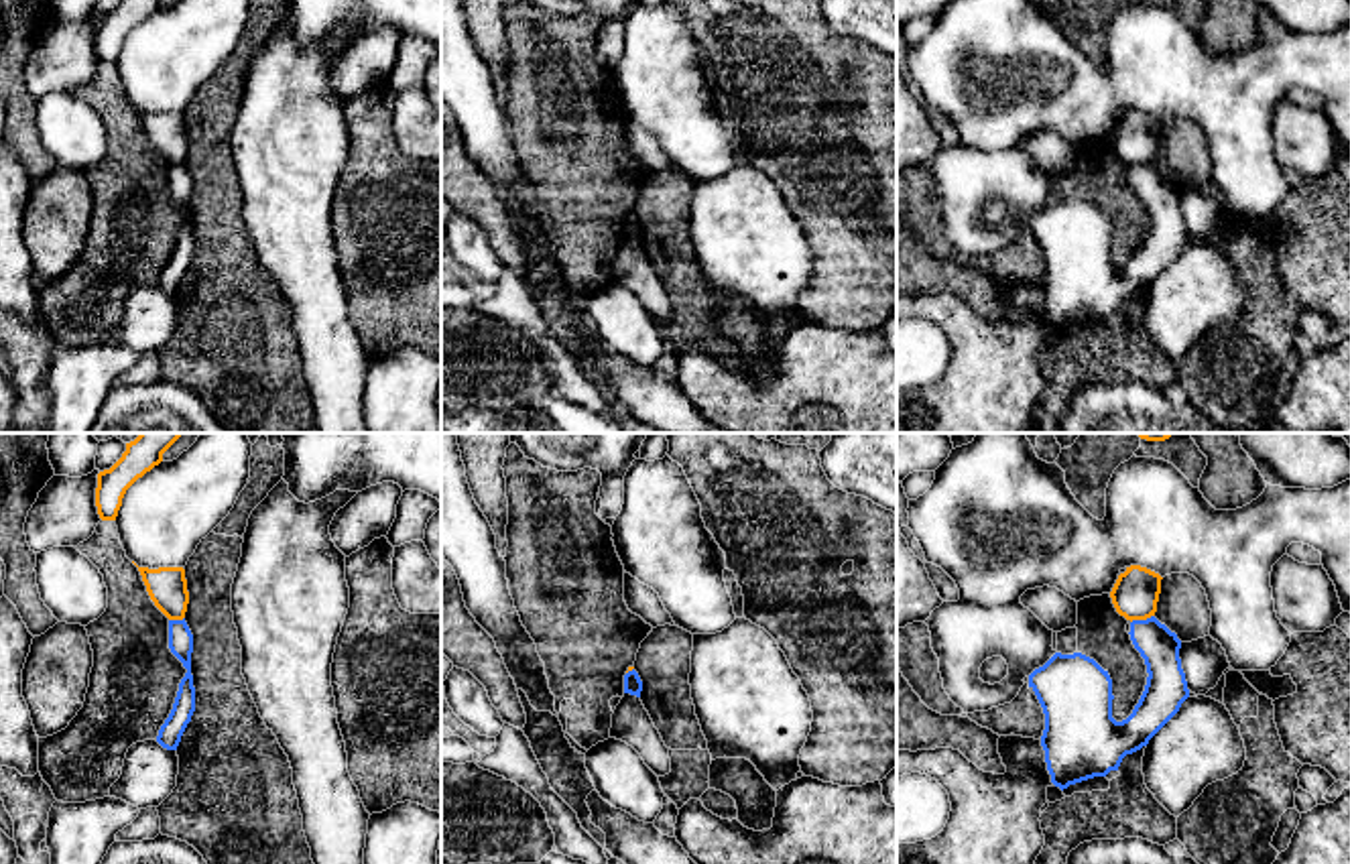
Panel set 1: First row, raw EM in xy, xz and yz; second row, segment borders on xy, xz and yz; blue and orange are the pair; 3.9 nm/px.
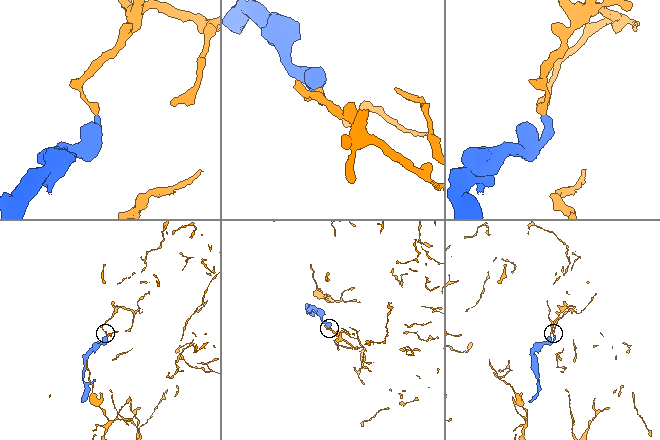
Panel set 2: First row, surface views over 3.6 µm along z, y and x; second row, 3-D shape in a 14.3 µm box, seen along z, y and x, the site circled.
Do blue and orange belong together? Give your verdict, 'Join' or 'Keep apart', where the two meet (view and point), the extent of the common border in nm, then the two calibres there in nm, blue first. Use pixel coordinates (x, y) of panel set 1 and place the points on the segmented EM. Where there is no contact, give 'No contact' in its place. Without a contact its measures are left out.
Keep apart. Touches blue at yz (1141, 621). Shared border 100 nm. Thickness 160 nm (blue) against 190 nm

